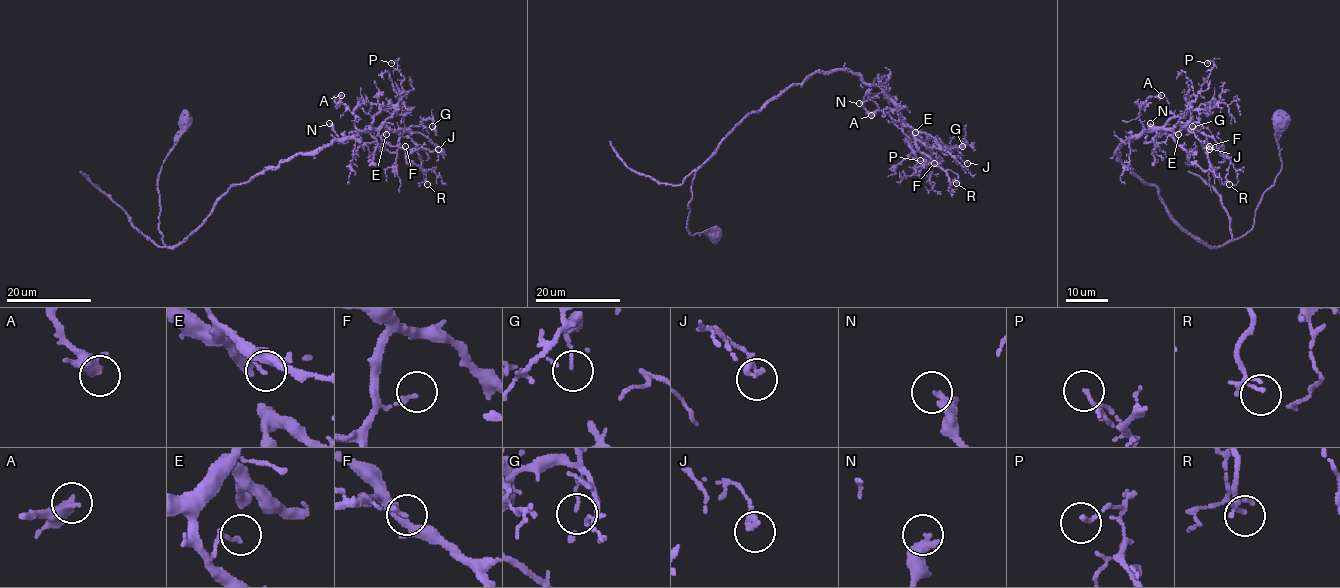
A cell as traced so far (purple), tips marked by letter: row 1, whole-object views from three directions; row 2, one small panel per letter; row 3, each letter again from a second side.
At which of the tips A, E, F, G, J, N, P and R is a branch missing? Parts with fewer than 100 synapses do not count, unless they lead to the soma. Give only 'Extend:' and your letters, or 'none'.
Extend: none

